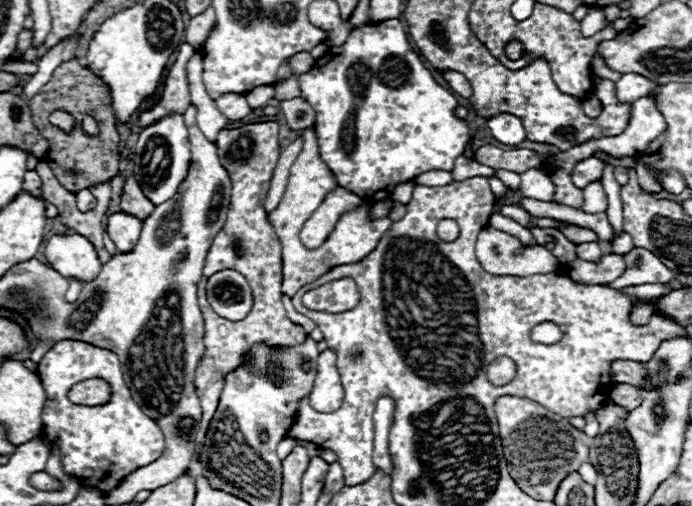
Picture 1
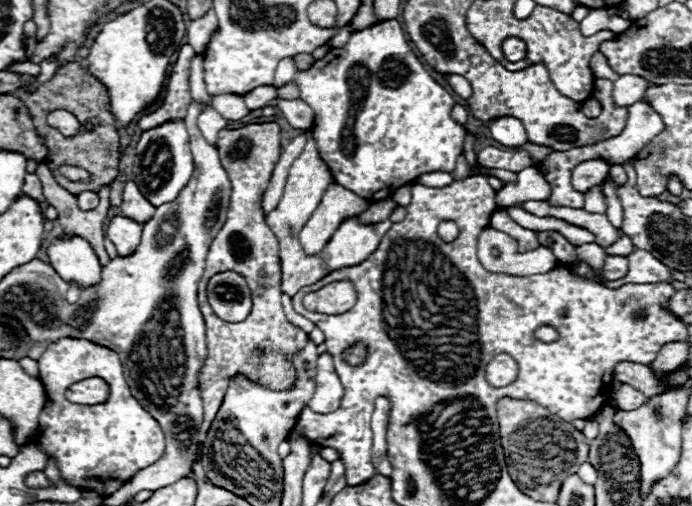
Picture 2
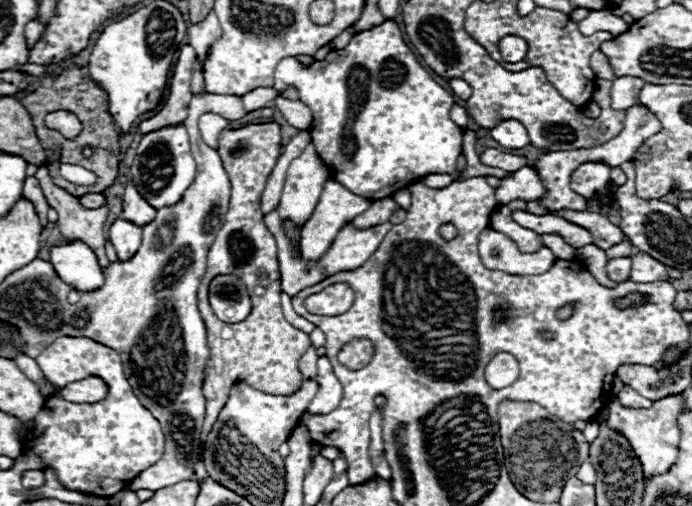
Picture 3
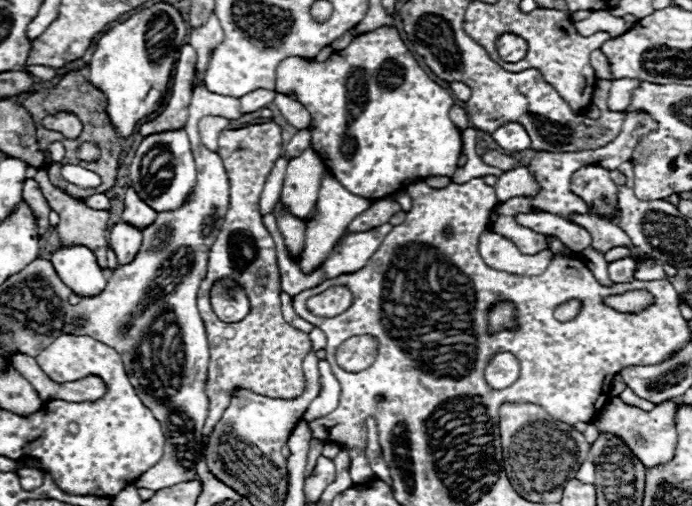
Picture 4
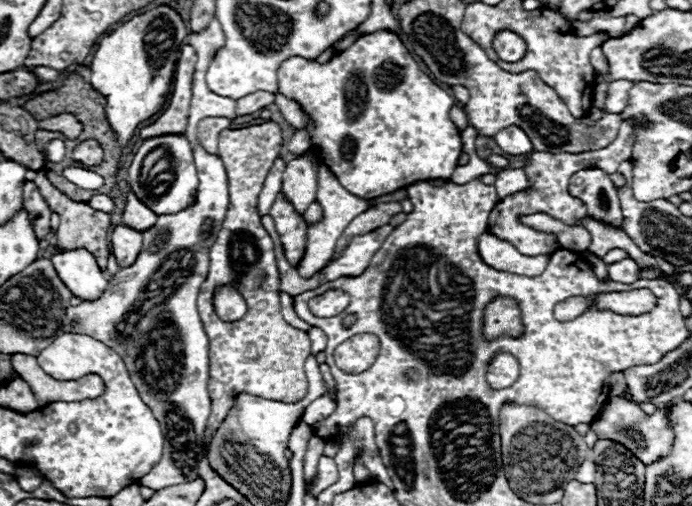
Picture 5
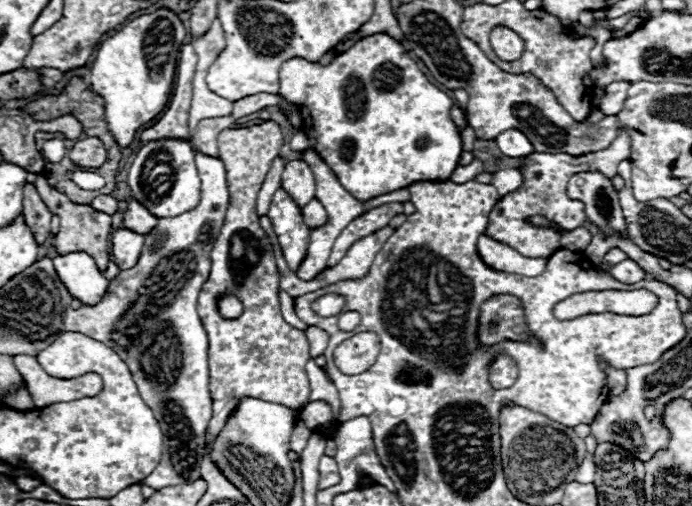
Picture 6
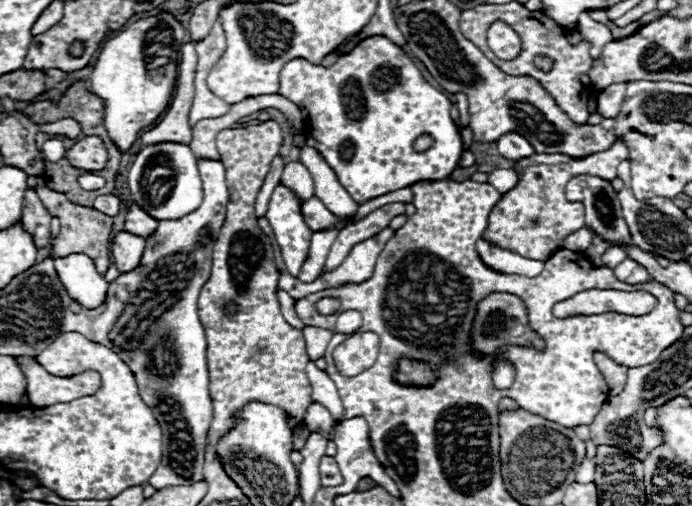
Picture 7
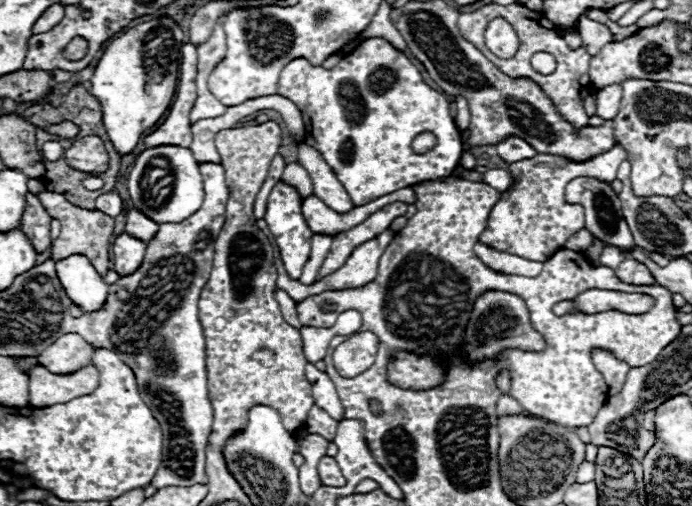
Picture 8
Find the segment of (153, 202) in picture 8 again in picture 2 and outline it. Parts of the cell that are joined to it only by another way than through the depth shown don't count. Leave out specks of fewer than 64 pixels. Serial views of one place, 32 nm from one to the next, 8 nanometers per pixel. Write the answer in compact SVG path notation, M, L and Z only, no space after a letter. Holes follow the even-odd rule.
M182 120L166 122L158 128L152 128L140 136L140 142L136 146L136 160L132 166L134 182L138 184L138 190L150 204L162 206L166 202L172 202L178 198L182 188L188 184L192 172L194 172L194 160L190 154L188 144L188 132Z

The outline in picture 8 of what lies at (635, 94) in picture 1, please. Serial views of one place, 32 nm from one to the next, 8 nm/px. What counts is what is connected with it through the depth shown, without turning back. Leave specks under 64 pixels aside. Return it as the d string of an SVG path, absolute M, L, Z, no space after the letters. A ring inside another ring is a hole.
M620 84L604 86L596 92L596 116L612 120L620 110Z

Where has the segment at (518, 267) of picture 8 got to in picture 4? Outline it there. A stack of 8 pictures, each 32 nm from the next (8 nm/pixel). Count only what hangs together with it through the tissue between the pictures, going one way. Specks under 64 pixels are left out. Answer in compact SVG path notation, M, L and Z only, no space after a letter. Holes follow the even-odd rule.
M486 230L480 236L480 256L482 260L494 268L494 270L504 270L510 274L520 274L520 276L538 276L542 274L550 260L552 260L552 252L540 252L534 256L526 256L520 254L518 248L514 248L514 244L510 244L510 240L502 238L502 236L494 236L494 232Z

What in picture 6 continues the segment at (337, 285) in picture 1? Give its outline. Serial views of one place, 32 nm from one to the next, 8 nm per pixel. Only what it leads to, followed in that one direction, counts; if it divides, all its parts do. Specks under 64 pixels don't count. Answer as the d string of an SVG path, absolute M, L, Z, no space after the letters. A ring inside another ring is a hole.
M326 294L326 296L318 298L312 306L314 306L314 312L318 312L320 316L336 316L342 312L344 298L338 294Z

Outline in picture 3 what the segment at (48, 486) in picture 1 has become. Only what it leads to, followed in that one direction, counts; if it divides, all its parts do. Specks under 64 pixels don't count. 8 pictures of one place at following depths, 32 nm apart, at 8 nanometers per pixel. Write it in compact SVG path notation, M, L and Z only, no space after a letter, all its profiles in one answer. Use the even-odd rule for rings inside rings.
M28 470L22 476L22 486L24 488L38 488L44 484L44 472L42 470Z

